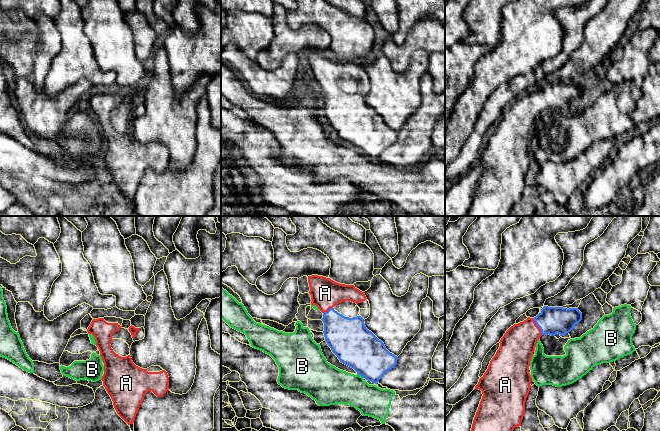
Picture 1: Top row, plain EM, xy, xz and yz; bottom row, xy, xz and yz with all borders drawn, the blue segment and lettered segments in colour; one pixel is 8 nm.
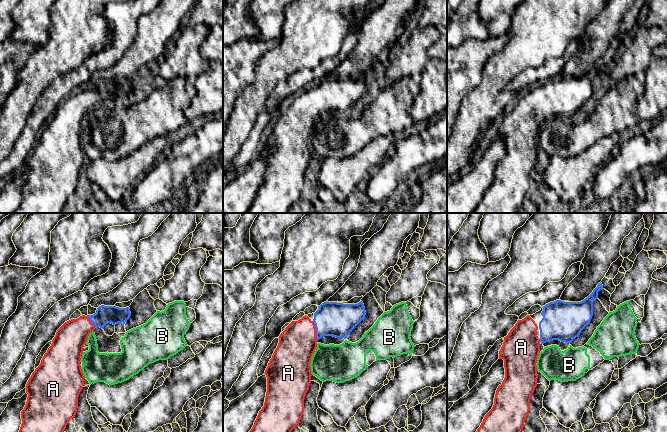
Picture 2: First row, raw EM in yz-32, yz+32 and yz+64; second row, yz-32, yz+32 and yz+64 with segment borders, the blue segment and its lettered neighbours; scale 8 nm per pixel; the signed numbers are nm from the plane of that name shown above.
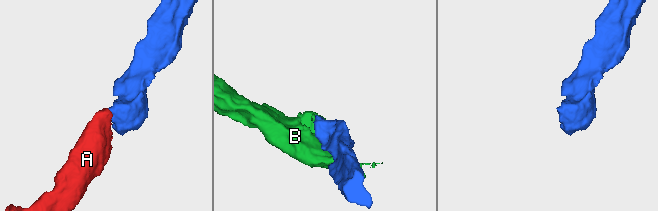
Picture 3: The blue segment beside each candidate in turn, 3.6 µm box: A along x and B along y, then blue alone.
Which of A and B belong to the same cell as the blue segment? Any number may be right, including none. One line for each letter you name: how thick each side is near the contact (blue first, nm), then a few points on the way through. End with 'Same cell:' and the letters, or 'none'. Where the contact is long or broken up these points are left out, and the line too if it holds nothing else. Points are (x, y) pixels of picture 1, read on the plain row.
A: 220/280 nm | across yz (552, 96), (538, 102), (517, 121)
Same cell: A

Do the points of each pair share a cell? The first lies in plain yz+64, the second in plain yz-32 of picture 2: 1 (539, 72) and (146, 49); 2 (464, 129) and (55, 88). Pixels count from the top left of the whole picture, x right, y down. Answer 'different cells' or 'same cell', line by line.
1: different cells
2: different cells

